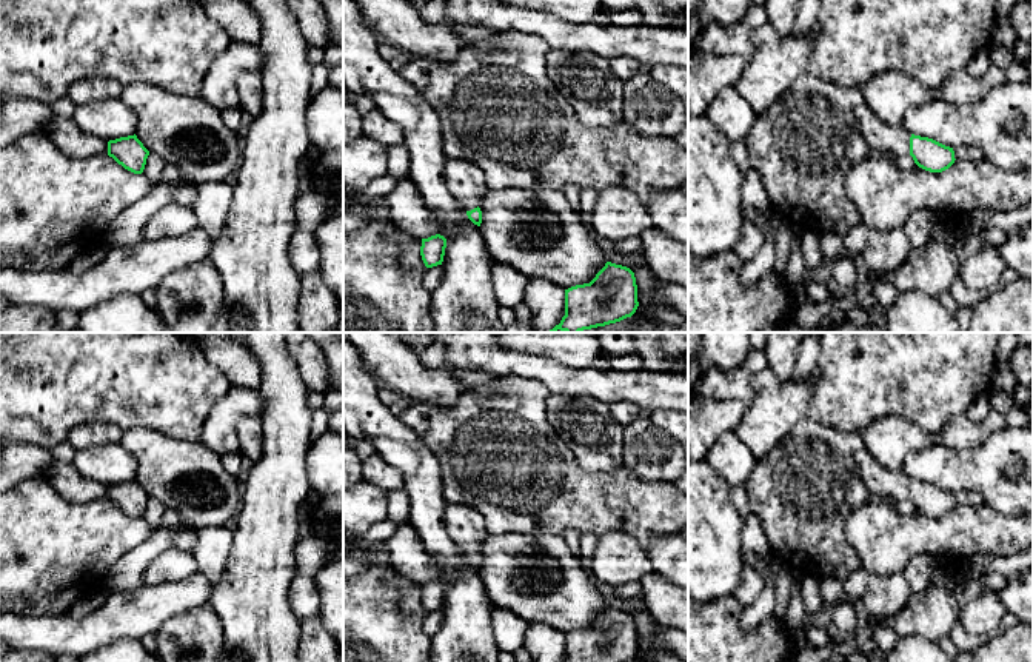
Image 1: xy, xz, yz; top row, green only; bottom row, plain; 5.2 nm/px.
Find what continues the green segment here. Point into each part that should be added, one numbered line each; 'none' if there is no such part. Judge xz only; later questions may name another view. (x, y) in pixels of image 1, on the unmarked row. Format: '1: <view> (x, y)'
1: xz (464, 525)

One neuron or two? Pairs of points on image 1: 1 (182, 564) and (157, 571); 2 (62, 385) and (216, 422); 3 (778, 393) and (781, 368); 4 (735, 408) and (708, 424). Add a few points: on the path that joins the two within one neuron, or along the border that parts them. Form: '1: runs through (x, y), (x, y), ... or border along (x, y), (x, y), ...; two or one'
1: runs through (176, 565), (163, 568); one
2: border along (228, 391), (210, 411), (196, 441); two
3: border along (768, 367), (781, 381), (792, 377); two
4: runs through (728, 413), (715, 417); one

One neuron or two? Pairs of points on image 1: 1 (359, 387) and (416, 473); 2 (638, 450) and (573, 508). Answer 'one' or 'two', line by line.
1: one
2: two

